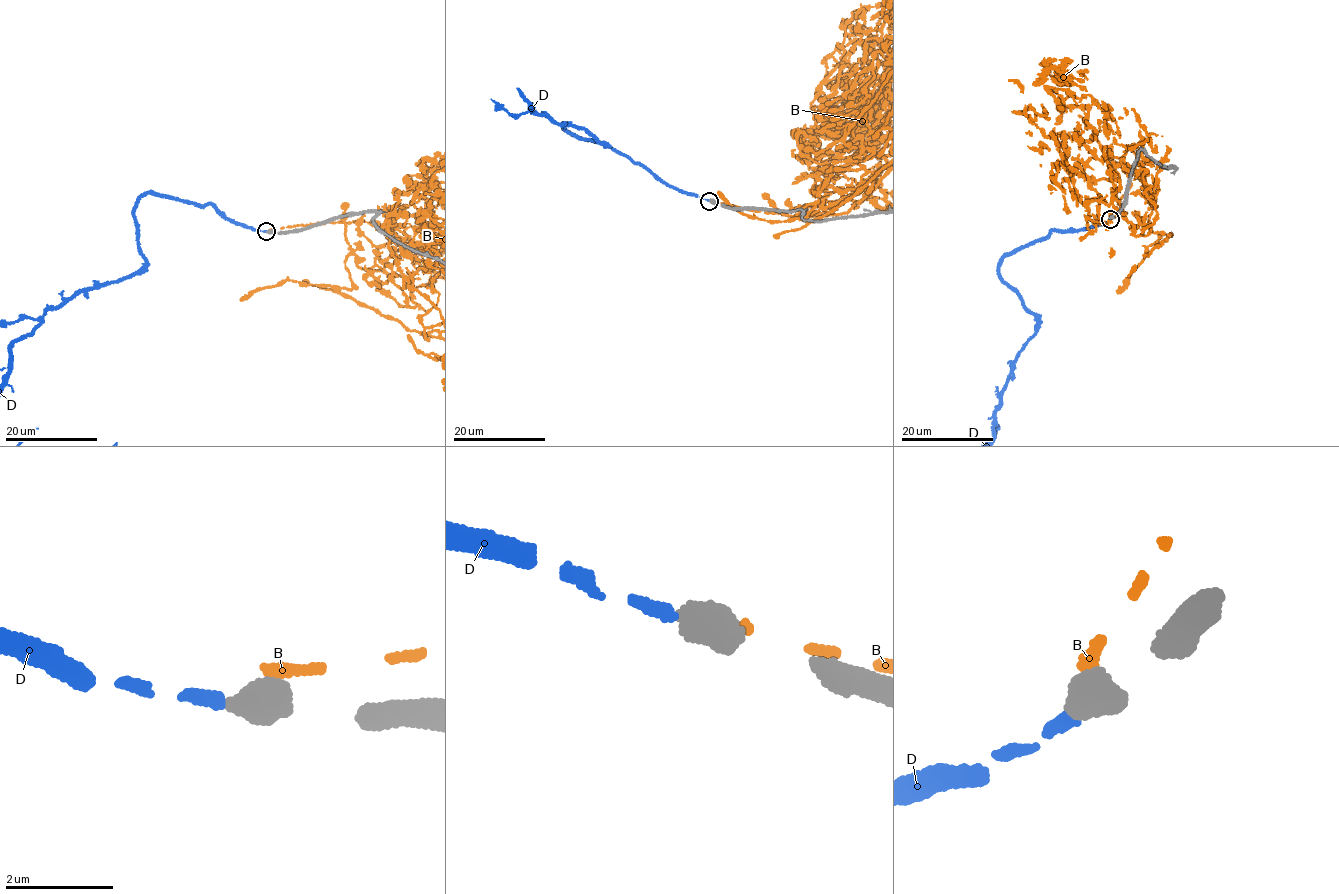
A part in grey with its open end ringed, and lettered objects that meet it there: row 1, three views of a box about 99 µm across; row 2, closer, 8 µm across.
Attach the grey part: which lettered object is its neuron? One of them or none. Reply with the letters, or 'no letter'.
D

